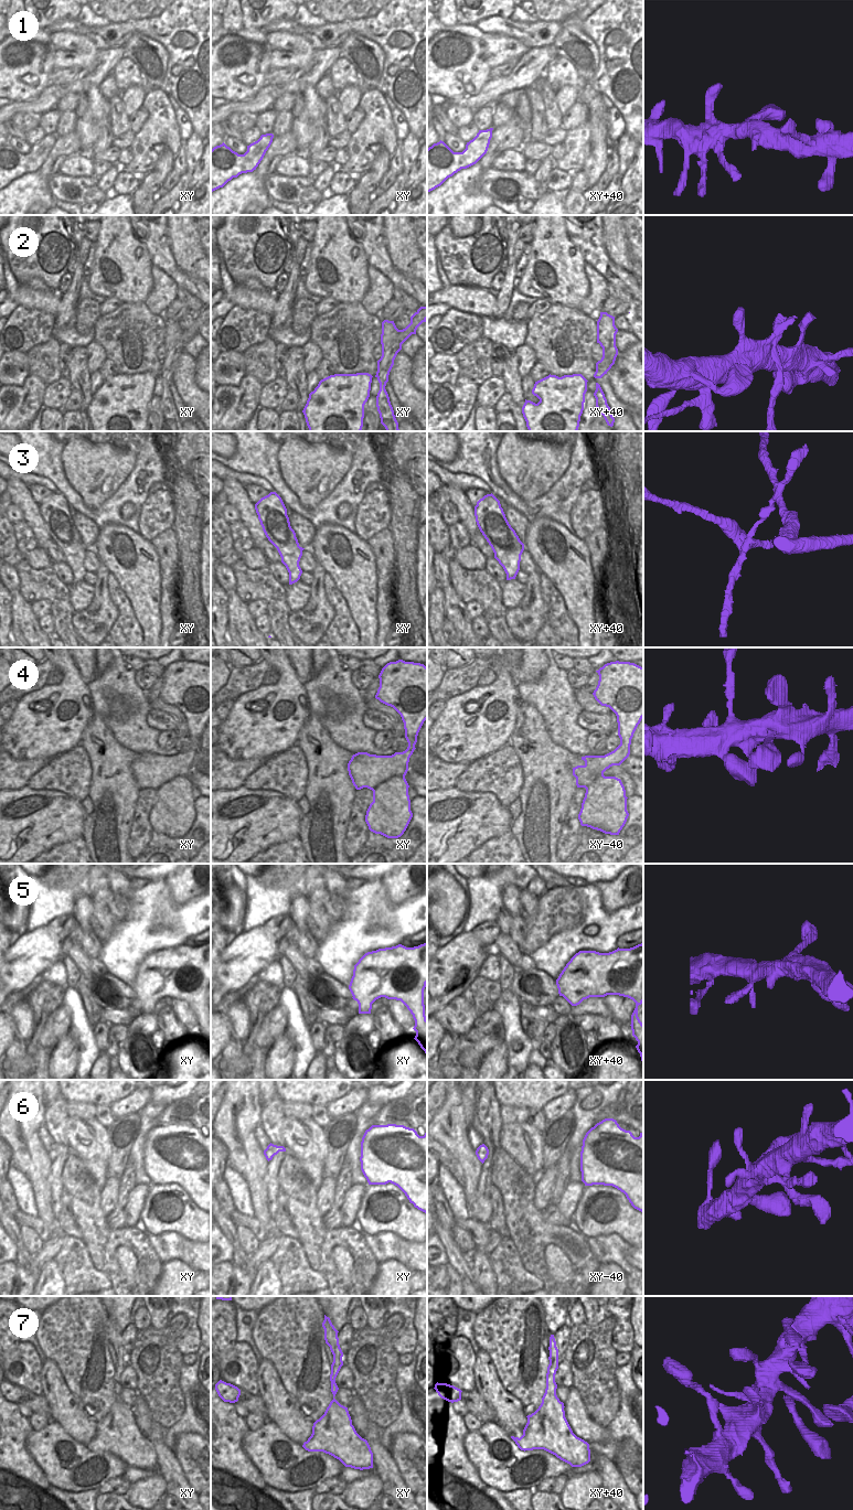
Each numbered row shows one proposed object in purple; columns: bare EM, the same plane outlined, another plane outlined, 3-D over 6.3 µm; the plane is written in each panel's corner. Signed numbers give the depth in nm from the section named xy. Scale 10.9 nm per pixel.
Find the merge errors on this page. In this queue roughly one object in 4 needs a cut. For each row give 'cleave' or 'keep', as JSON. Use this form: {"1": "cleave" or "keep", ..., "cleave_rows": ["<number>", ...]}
{"1": "keep", "2": "keep", "3": "cleave", "4": "keep", "5": "keep", "6": "keep", "7": "keep", "cleave_rows": ["3"]}

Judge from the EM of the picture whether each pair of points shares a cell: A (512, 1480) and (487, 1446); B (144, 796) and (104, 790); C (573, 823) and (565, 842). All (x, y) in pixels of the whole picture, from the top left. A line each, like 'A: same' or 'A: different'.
A: same
B: different
C: same

